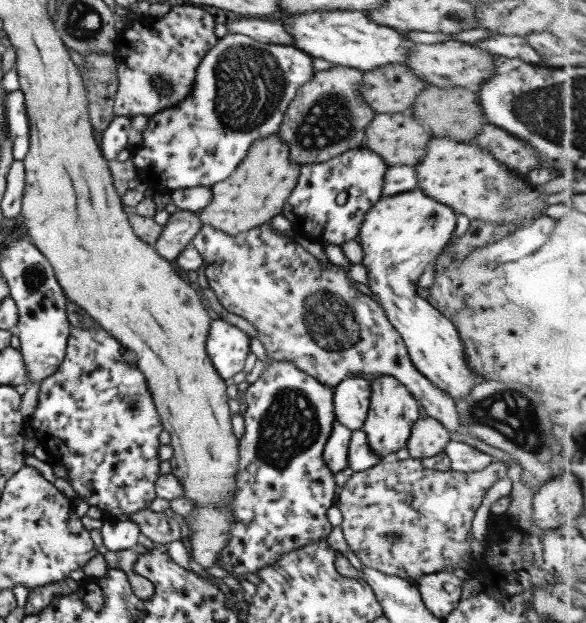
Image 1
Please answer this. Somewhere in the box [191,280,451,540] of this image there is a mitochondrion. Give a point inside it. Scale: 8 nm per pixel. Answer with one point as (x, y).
(288, 427)

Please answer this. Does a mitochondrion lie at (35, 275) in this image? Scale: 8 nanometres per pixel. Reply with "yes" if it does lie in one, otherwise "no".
no

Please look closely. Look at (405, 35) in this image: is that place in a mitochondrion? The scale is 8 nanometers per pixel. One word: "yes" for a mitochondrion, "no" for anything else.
no

